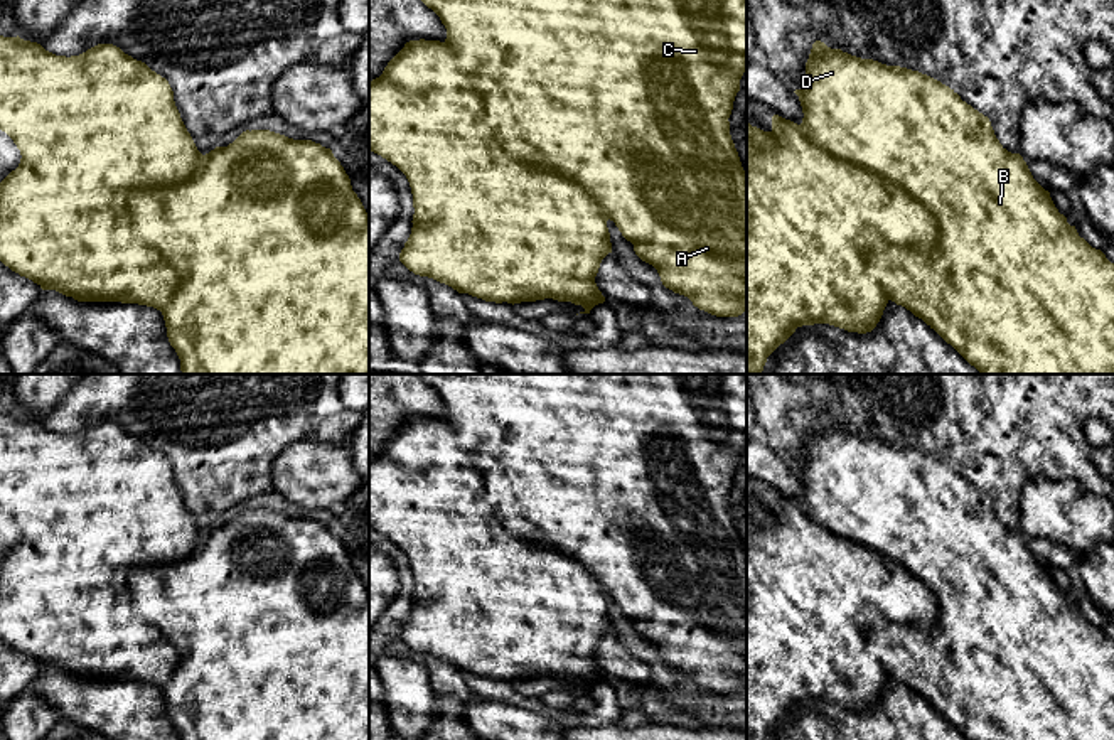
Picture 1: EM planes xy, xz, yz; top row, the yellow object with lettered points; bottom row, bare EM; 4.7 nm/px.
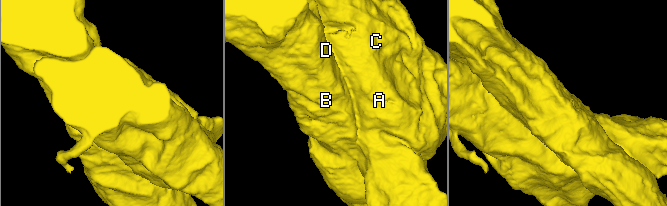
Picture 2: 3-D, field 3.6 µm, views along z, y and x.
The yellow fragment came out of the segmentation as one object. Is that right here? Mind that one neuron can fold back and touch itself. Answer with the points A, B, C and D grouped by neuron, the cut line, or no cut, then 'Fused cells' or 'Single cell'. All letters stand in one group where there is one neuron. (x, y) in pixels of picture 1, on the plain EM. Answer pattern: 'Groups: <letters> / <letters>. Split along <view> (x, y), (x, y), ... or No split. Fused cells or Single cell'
Groups: A C / B D. Split along xz (445, 418), (501, 469), (526, 538), (575, 558), (607, 597). Fused cells

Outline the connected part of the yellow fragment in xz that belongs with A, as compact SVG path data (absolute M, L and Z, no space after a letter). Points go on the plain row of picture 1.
M418 374L431 386L447 406L445 420L455 430L458 445L472 455L492 458L504 477L511 482L512 491L531 523L528 541L538 546L563 553L580 561L602 585L607 597L613 598L622 614L634 622L635 632L652 642L666 666L688 674L694 684L716 694L738 694L747 689L747 550L742 544L738 529L730 512L730 492L733 479L740 469L740 457L747 448L747 374Z

